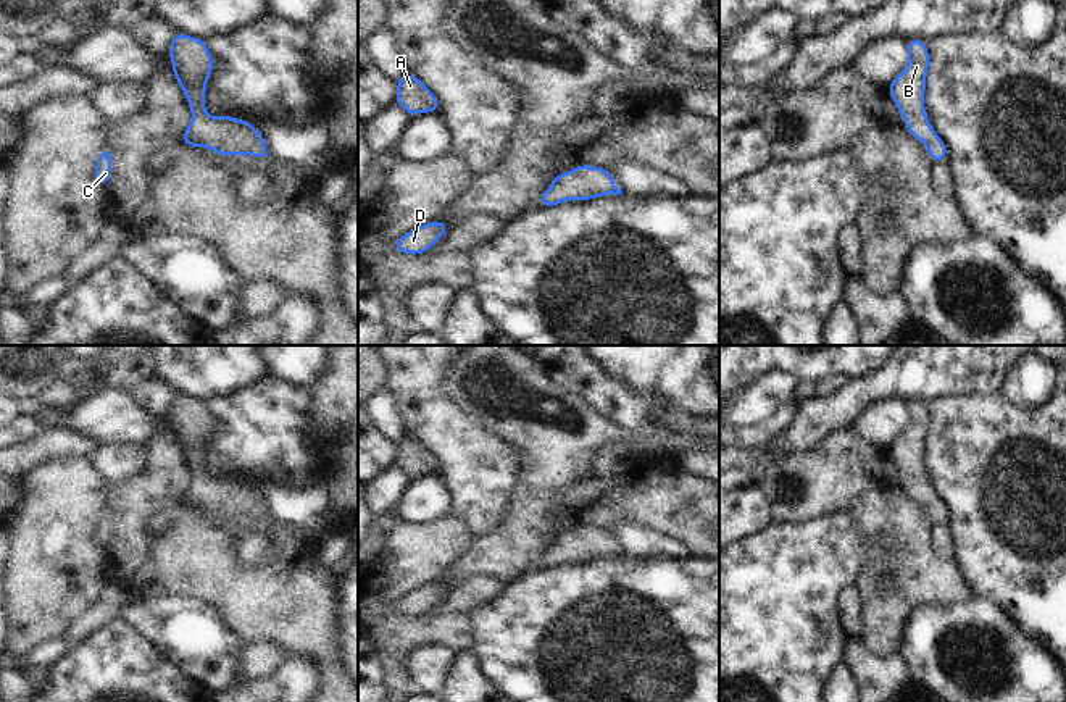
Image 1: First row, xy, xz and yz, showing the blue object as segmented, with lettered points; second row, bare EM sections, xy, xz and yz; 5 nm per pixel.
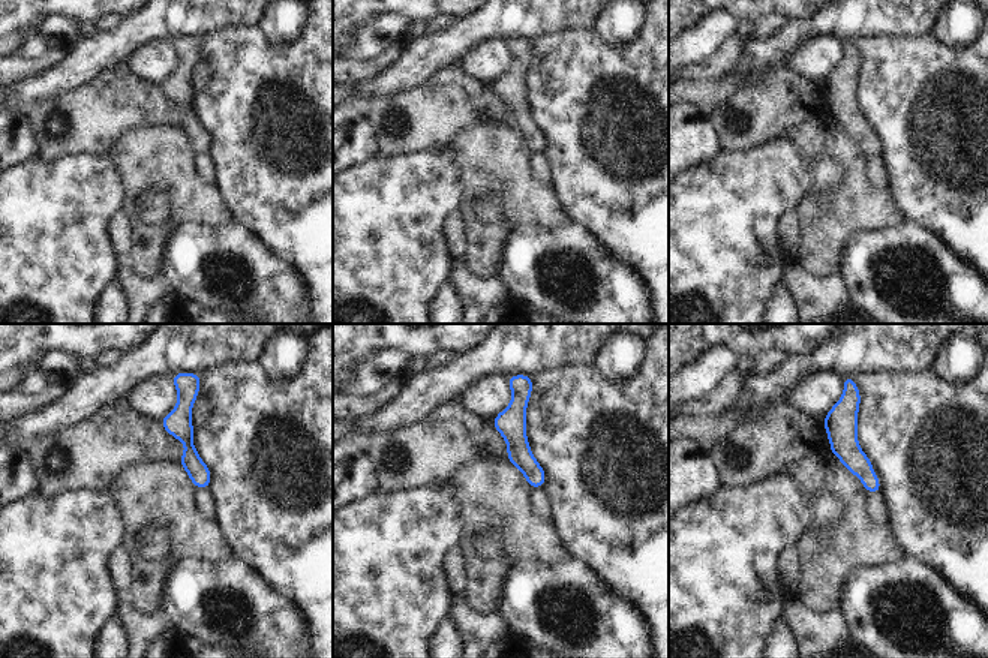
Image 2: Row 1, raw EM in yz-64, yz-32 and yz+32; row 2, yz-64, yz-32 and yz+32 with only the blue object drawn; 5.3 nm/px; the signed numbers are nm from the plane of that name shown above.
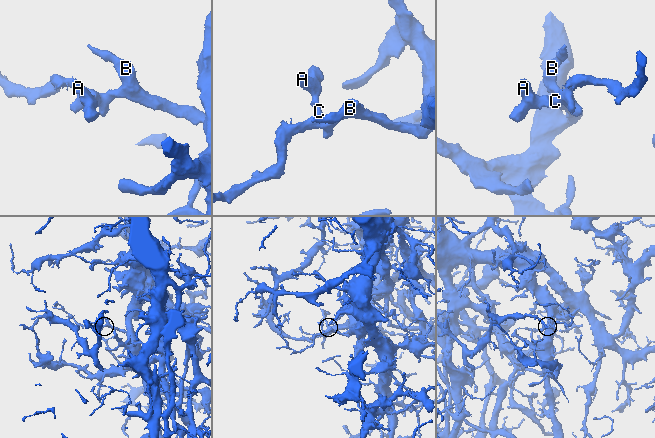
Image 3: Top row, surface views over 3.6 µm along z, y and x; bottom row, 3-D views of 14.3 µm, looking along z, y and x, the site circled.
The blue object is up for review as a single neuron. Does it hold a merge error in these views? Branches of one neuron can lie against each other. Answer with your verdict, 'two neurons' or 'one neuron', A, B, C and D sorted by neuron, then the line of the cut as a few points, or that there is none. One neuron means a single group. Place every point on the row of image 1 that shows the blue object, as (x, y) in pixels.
one neuron | A B C D | no cut

